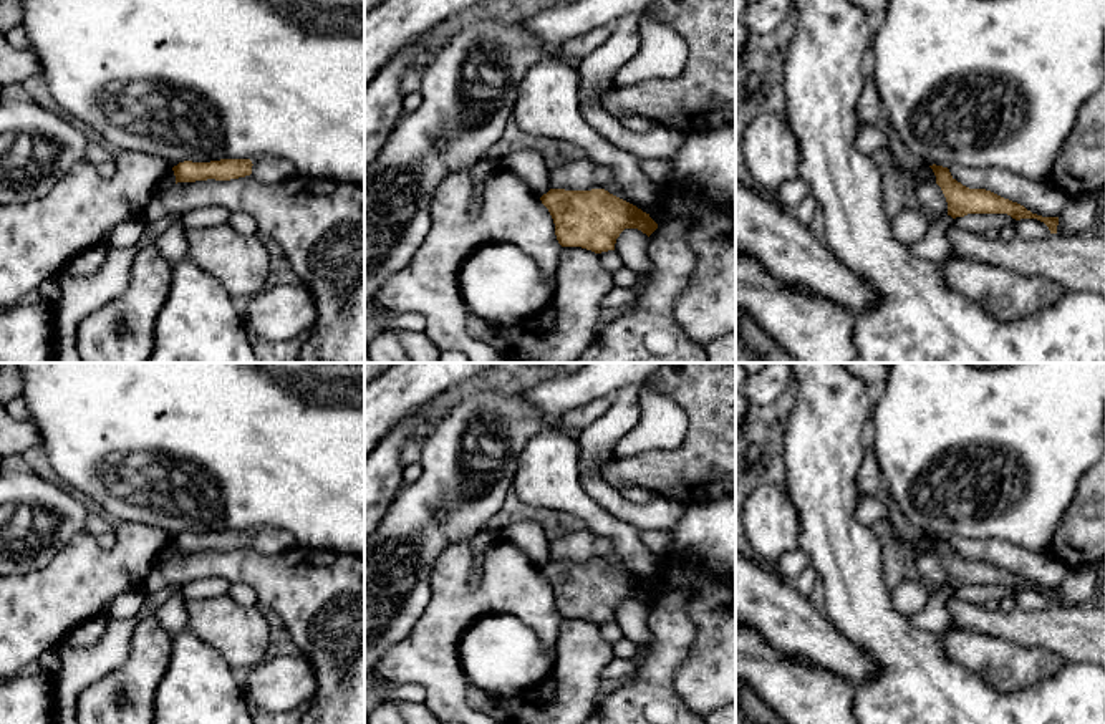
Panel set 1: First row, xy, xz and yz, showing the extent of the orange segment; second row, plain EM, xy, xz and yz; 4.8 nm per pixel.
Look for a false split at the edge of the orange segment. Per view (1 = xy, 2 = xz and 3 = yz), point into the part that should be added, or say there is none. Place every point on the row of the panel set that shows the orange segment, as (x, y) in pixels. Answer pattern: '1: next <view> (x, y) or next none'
1: next none
2: next none
3: next none

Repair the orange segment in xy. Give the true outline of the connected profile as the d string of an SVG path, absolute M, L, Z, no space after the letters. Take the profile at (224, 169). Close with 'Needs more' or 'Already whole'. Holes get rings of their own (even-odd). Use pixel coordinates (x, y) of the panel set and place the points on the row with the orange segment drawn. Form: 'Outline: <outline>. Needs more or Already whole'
Outline: M220 159L210 162L184 161L172 167L177 182L230 181L252 174L250 159Z. Already whole

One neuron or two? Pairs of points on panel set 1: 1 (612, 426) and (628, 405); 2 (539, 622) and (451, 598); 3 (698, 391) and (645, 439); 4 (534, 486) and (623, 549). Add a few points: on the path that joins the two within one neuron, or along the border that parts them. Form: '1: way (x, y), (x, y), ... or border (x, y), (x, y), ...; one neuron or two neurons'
1: way (617, 421), (625, 410); one neuron
2: way (517, 600), (472, 598); one neuron
3: border (648, 383), (686, 415), (688, 433), (680, 446); two neurons
4: way (557, 486), (605, 526); one neuron

